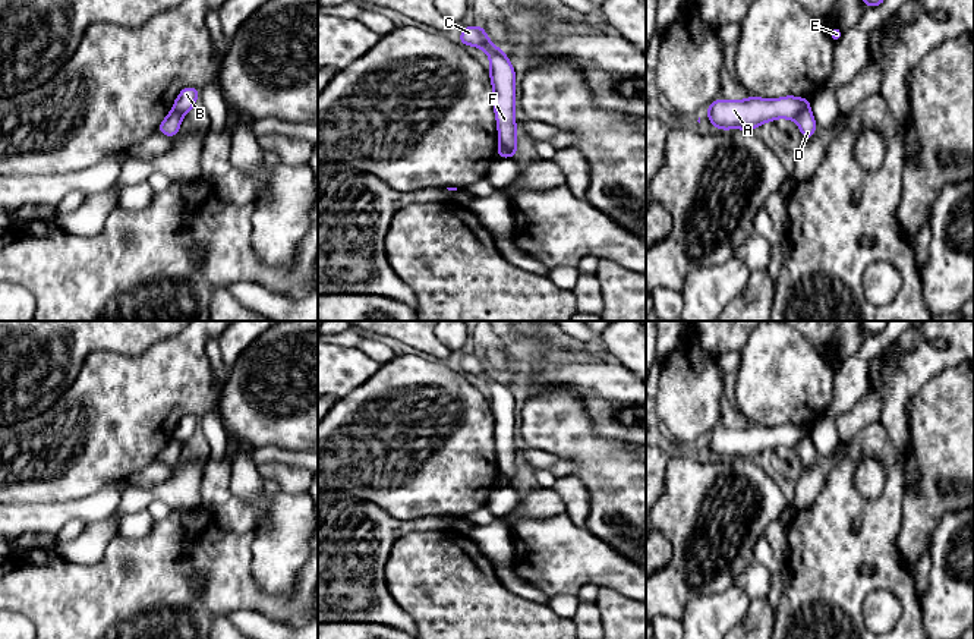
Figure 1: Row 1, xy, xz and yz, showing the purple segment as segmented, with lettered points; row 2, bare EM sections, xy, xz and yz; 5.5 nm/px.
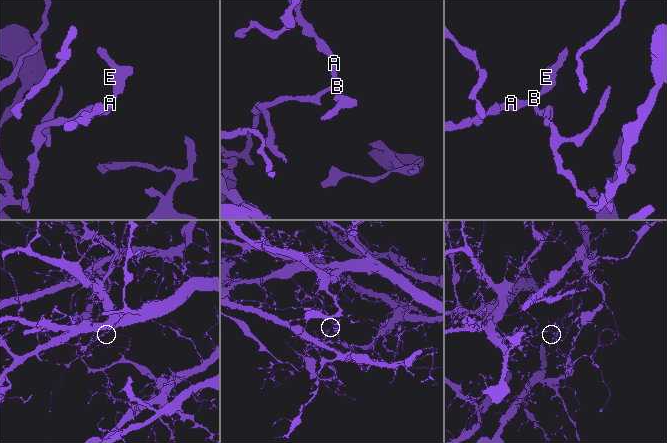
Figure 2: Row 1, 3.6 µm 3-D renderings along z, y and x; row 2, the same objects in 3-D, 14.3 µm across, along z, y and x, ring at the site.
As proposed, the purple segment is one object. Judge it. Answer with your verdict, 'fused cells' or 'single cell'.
fused cells

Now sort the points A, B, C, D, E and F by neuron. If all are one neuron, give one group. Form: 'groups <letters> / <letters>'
groups A B C E F / D

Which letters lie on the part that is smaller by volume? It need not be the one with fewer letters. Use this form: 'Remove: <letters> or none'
Remove: D

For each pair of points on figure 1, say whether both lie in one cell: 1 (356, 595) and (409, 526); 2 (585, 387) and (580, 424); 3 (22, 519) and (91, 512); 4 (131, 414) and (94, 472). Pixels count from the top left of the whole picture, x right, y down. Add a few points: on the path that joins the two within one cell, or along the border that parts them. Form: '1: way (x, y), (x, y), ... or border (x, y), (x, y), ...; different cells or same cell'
1: way (356, 576), (390, 535); same cell
2: border (554, 387), (570, 390), (579, 399), (599, 437); different cells
3: way (40, 518), (73, 512); same cell
4: way (117, 428), (94, 457); same cell

